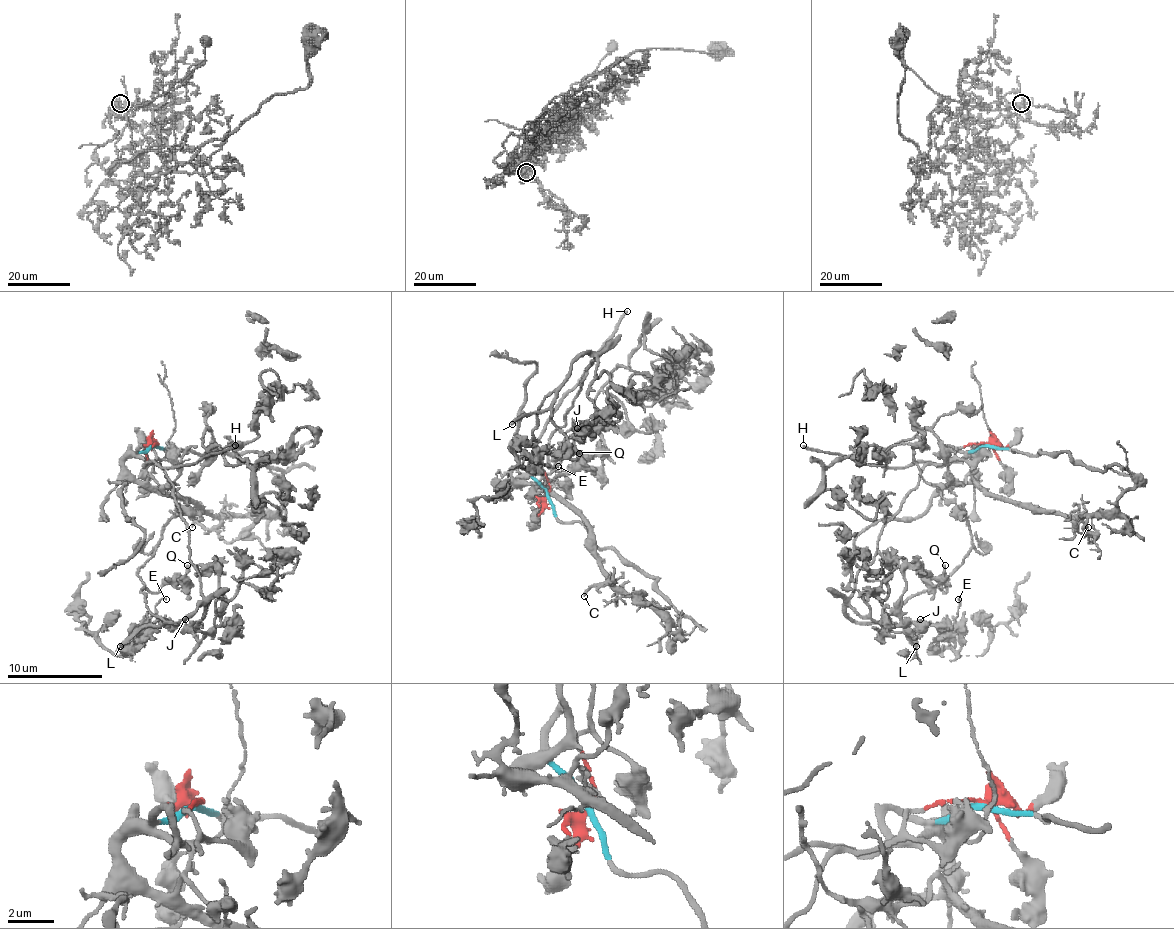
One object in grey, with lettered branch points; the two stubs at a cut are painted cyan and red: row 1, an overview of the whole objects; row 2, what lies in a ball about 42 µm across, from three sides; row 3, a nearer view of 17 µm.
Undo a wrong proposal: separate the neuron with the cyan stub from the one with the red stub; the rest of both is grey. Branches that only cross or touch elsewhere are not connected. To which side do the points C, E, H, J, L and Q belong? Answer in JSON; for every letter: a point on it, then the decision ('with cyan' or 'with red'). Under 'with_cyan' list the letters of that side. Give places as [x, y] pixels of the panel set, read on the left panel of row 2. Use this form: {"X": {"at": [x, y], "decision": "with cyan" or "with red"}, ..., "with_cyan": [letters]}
{"C": {"at": [192, 527], "decision": "with cyan"}, "E": {"at": [166, 599], "decision": "with red"}, "H": {"at": [235, 445], "decision": "with cyan"}, "J": {"at": [185, 619], "decision": "with red"}, "L": {"at": [120, 646], "decision": "with red"}, "Q": {"at": [187, 565], "decision": "with red"}, "with_cyan": ["C", "H"]}

